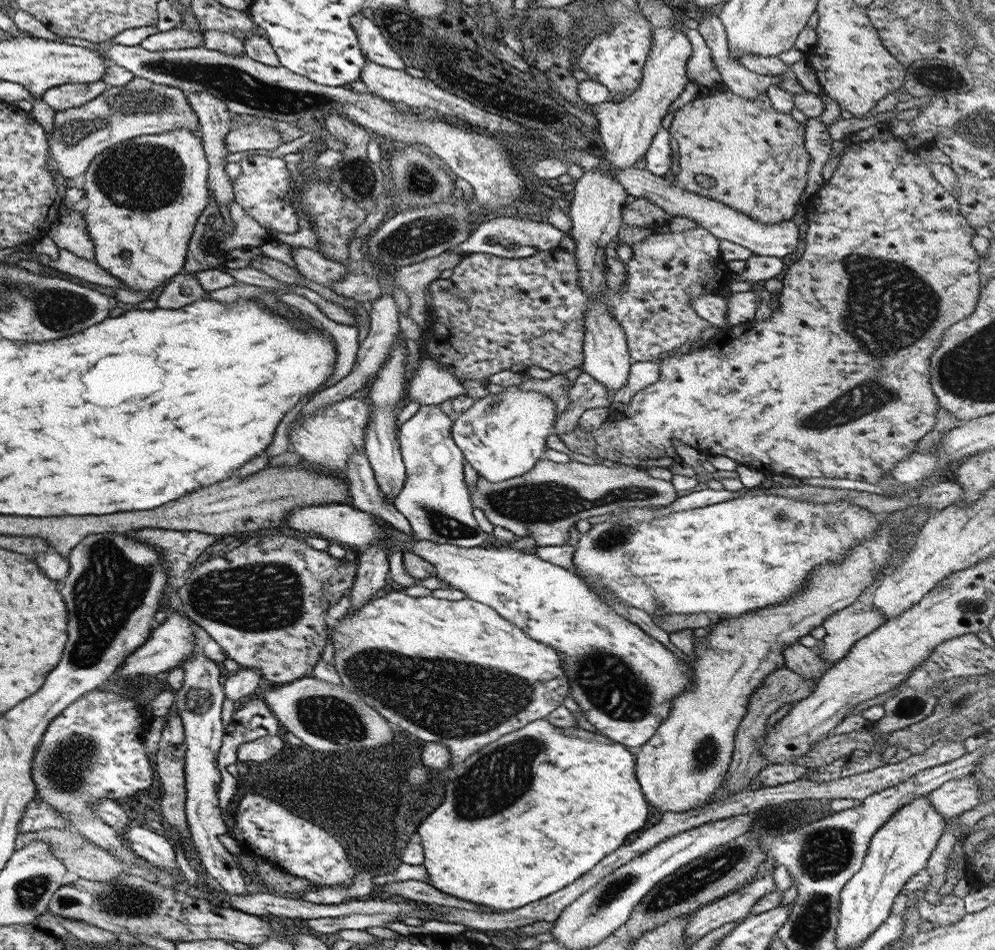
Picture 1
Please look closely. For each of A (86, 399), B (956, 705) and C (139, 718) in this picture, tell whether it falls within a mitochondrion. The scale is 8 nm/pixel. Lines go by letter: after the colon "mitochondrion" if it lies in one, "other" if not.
A: other
B: mitochondrion
C: other

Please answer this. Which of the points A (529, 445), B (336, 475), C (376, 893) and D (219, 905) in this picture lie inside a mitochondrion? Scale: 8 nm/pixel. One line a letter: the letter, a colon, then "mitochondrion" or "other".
A: other
B: other
C: other
D: other

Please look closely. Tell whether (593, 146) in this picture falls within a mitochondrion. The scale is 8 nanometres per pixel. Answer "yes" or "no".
no

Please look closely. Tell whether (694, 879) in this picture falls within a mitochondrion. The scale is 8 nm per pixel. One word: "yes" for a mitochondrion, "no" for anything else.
yes

